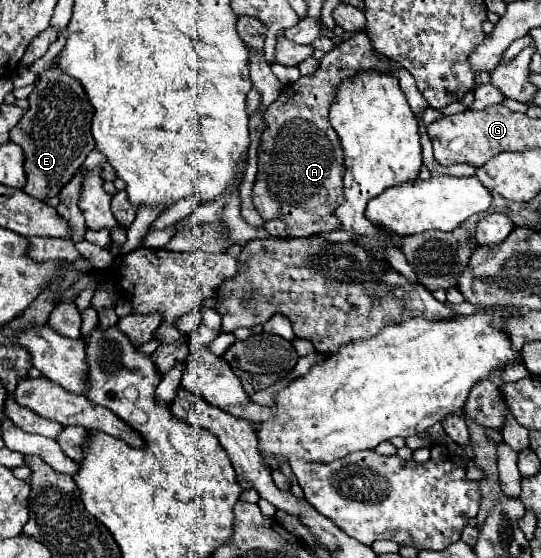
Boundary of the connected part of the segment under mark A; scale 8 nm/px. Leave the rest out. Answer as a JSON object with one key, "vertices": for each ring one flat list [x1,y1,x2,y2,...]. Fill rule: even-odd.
{"vertices":[[356,33,334,51,326,53,314,75,300,77,282,89,280,97,266,109,266,129,258,147,258,175,254,181,252,197,264,221,282,219,290,237,310,237,320,231,338,229,332,211,344,199,342,177,344,157,340,139,328,121,330,105,334,103,336,89,344,79,356,77,364,71,380,71,398,79,414,113,424,113,428,103,418,91,416,81,404,67,390,67,390,59,378,55,366,33]]}

